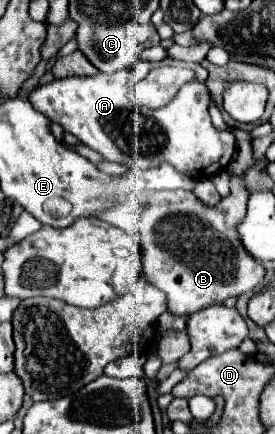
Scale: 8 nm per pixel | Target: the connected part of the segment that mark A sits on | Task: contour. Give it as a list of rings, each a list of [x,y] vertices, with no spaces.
[[[167,57],[163,63],[159,63],[159,65],[189,67],[191,71],[195,71],[195,79],[185,83],[179,89],[179,93],[175,95],[175,99],[171,103],[167,103],[165,107],[147,109],[147,107],[135,107],[129,101],[129,89],[135,87],[135,83],[139,79],[143,79],[155,65],[157,63],[137,61],[133,67],[121,69],[119,73],[113,73],[113,75],[97,73],[93,77],[53,79],[51,83],[39,85],[35,91],[31,91],[29,101],[37,111],[47,113],[47,117],[53,123],[59,123],[67,133],[73,133],[81,143],[85,143],[87,147],[101,153],[107,161],[123,163],[123,165],[129,165],[131,169],[151,169],[155,165],[159,165],[159,163],[171,163],[171,165],[175,165],[175,169],[179,169],[181,173],[185,173],[187,177],[191,177],[195,181],[203,181],[203,179],[209,179],[213,173],[225,171],[227,165],[231,163],[233,155],[235,155],[235,143],[237,141],[233,139],[233,135],[217,131],[213,127],[213,123],[211,123],[211,117],[209,117],[209,93],[207,93],[207,87],[205,87],[207,69],[203,69],[199,63],[183,63],[183,61],[177,61],[177,59],[171,59],[171,57]]]

